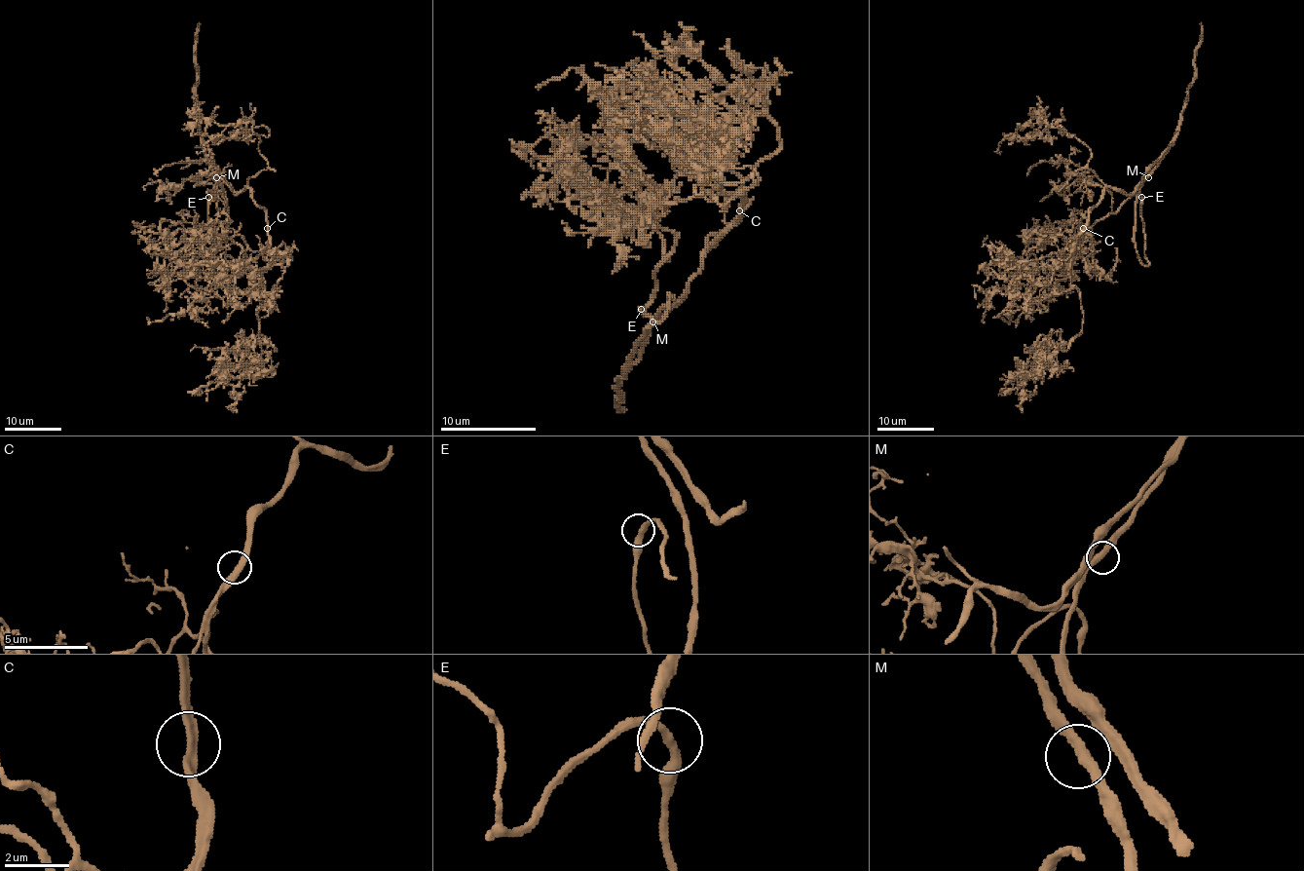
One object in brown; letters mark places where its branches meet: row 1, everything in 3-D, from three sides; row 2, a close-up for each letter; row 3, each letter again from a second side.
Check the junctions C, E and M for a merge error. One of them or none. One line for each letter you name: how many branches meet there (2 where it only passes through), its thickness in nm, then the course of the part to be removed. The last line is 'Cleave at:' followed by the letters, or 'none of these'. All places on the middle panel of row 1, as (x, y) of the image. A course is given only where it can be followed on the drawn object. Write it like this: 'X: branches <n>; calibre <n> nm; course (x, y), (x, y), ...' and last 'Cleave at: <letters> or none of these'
Cleave at: none of these

